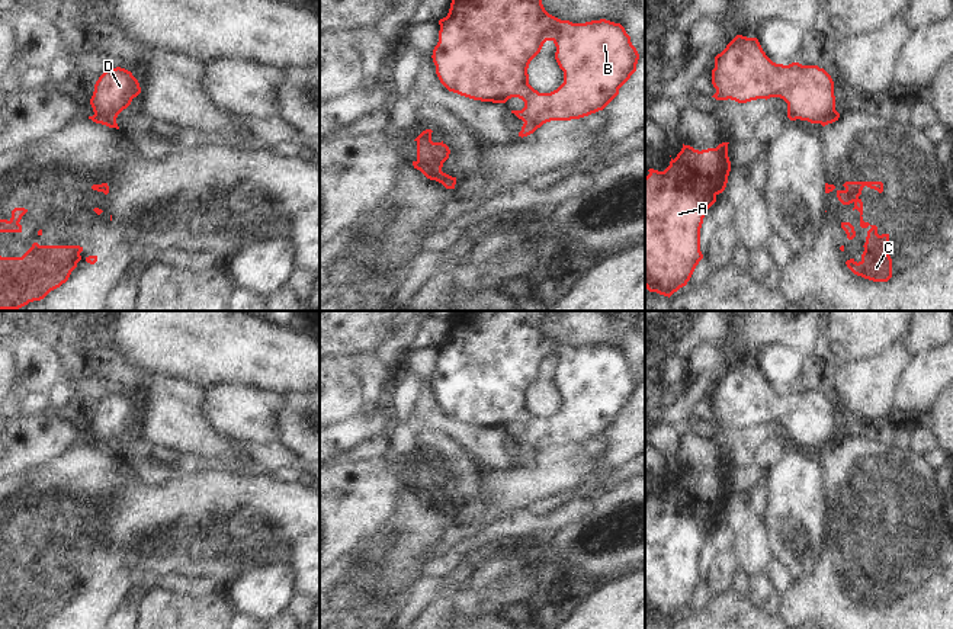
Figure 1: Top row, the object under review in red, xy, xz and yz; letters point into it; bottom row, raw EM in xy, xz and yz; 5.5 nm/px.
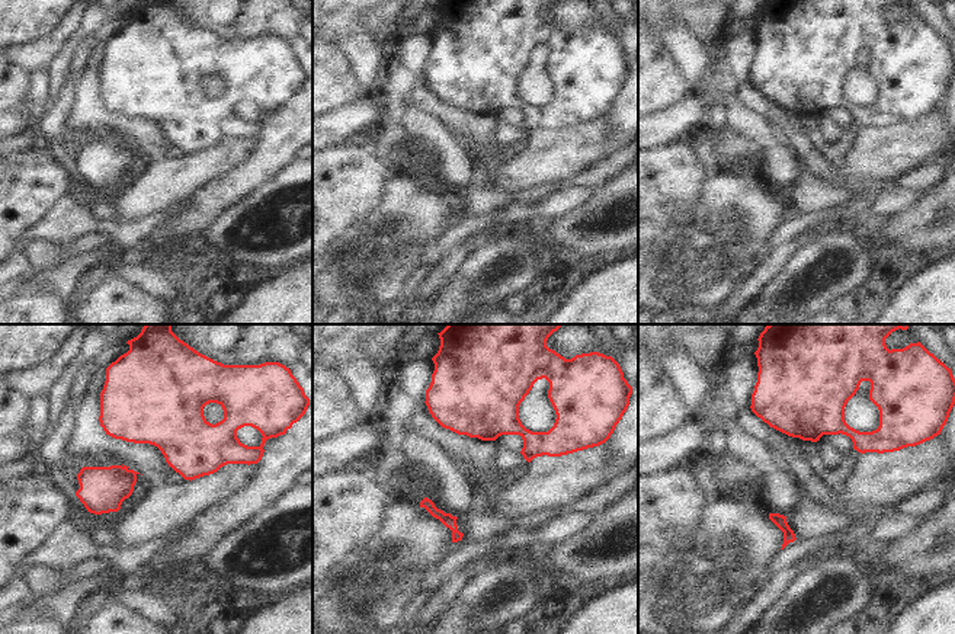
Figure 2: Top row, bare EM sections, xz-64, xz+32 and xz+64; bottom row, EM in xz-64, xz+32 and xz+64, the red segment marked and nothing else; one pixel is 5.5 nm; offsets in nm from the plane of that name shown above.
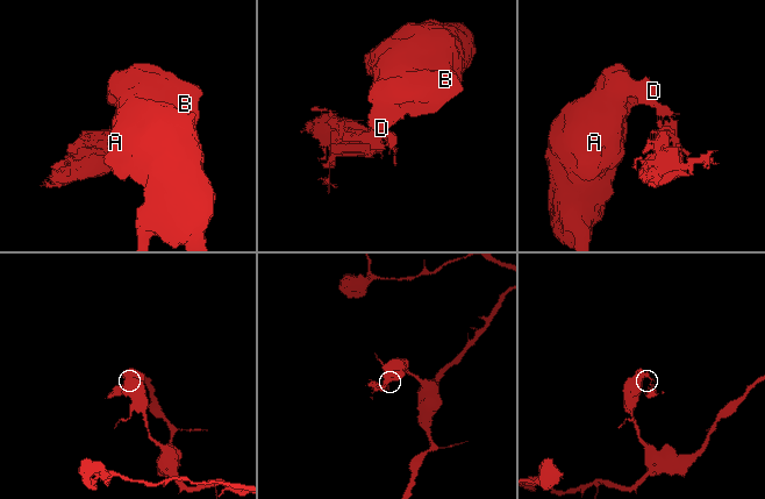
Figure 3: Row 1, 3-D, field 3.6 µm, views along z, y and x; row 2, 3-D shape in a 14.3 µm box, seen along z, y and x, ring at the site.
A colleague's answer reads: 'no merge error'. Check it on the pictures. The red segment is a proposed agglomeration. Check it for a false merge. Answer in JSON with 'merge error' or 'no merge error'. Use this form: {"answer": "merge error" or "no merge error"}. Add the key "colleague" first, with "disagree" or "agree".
{"colleague": "disagree", "answer": "merge error"}

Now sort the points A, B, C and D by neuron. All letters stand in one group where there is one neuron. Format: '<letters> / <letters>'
A B D / C

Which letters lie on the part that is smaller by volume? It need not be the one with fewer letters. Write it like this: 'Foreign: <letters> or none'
Foreign: C

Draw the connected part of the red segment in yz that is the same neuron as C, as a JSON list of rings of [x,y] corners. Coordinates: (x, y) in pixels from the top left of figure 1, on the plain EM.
[[[870,551],[867,556],[861,585],[845,587],[847,593],[857,601],[873,607],[888,607],[892,603],[892,584],[889,581],[889,559],[877,559],[877,552]]]

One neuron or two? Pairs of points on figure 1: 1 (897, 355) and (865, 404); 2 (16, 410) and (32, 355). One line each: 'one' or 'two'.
1: one
2: one

